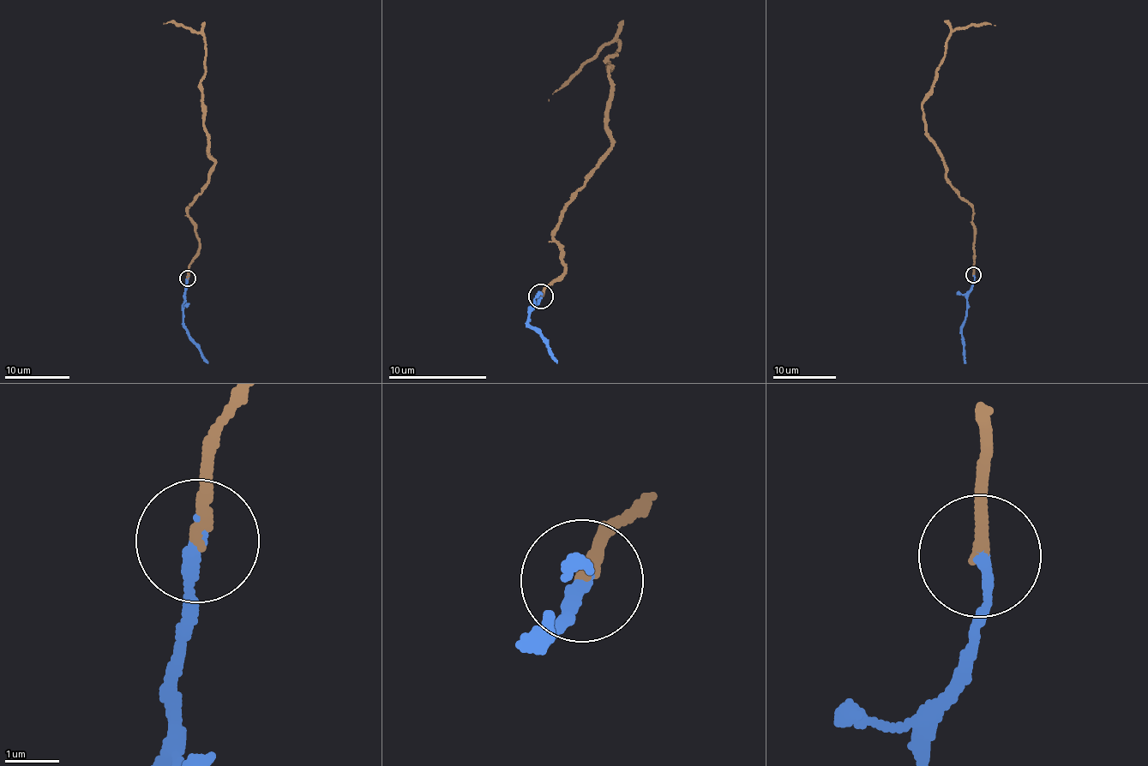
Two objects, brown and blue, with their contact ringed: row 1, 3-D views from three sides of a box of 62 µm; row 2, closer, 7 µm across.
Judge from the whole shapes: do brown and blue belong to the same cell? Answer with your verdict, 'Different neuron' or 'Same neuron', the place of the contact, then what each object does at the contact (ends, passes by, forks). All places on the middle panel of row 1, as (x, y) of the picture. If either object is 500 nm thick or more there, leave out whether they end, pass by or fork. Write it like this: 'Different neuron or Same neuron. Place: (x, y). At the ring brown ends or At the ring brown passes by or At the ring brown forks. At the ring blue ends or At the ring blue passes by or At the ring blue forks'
Same neuron. Place: (540, 296). At the ring brown ends. At the ring blue ends

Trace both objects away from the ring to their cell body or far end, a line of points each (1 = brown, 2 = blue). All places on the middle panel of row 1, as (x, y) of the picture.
1: (541, 296), (564, 272), (564, 249), (554, 238), (570, 197), (610, 146), (605, 62), (621, 40), (549, 100)
2: (541, 296), (531, 309), (527, 327), (539, 335), (557, 364)

